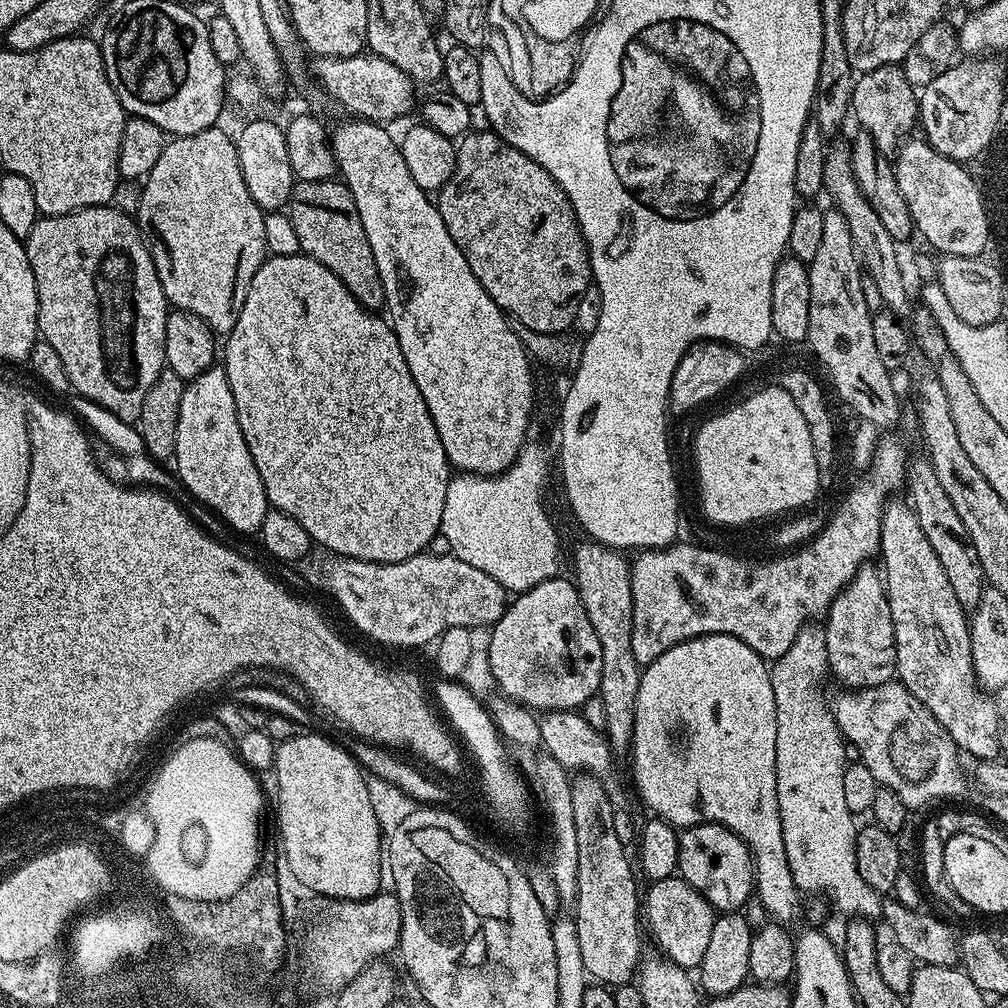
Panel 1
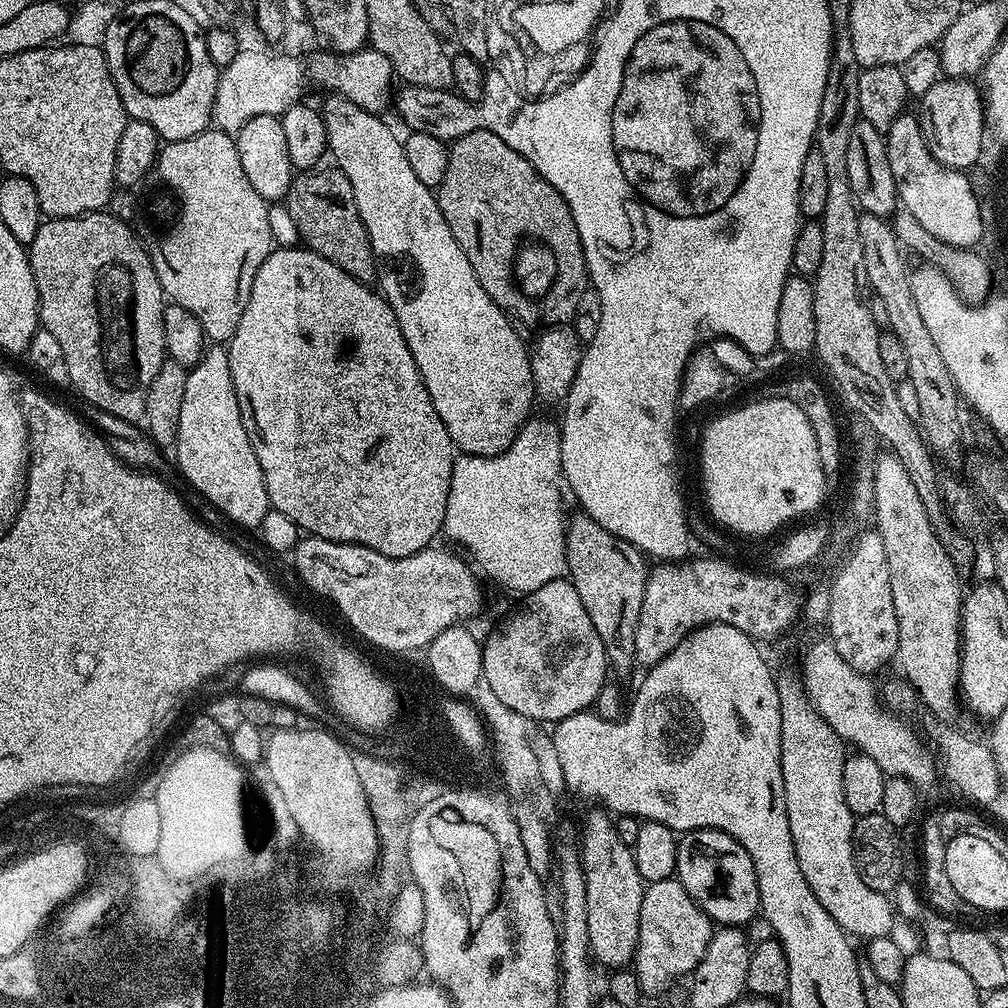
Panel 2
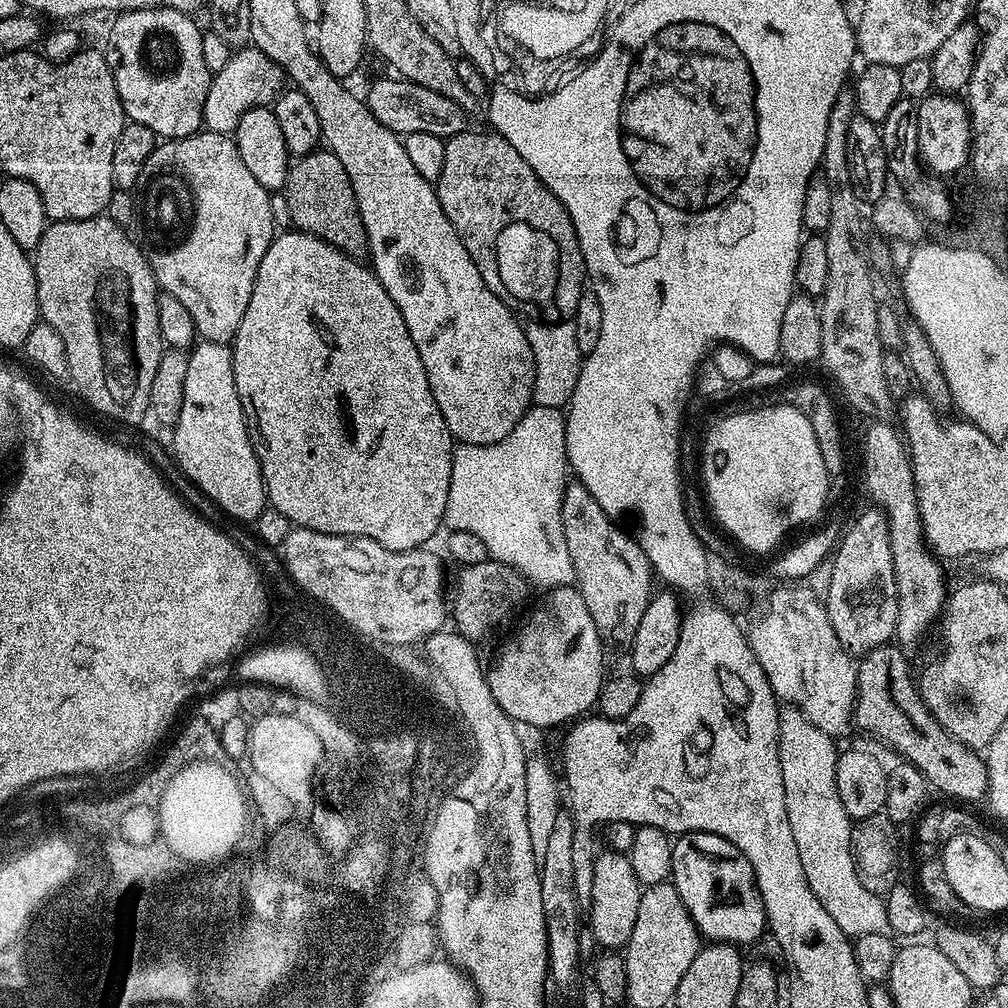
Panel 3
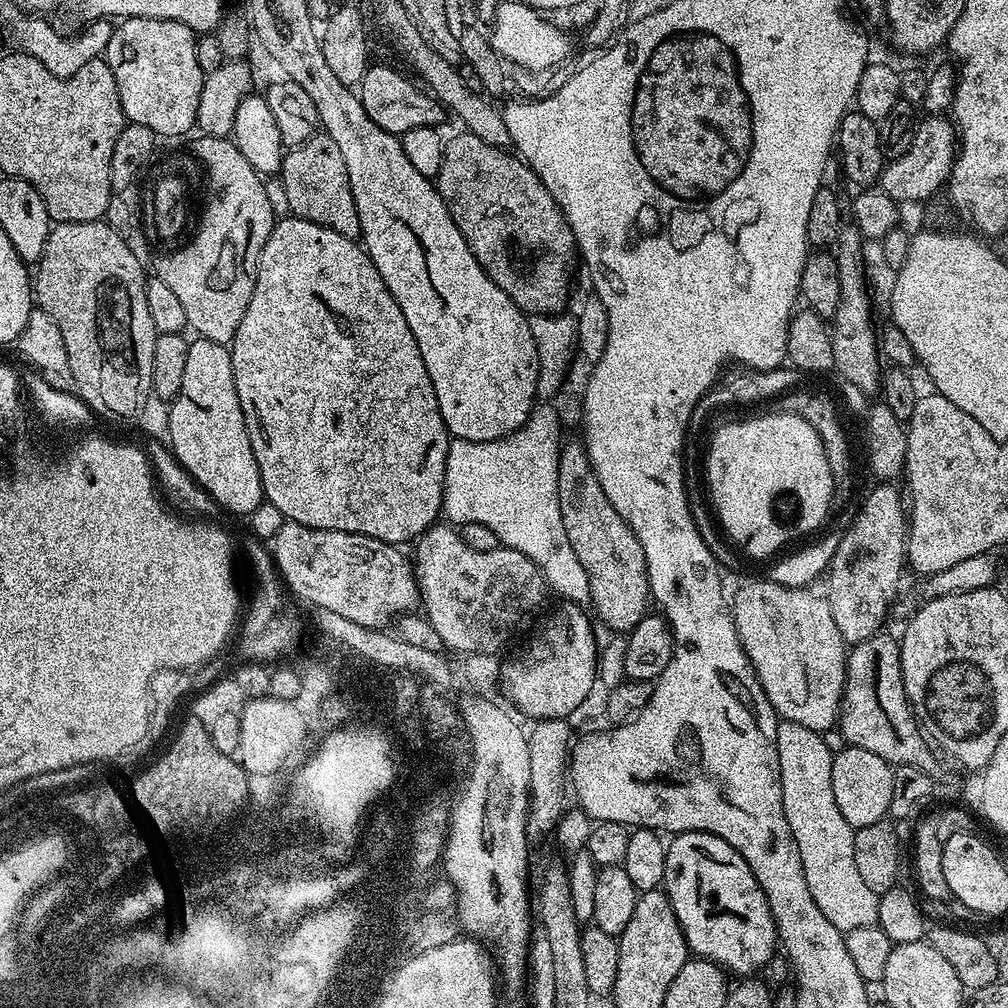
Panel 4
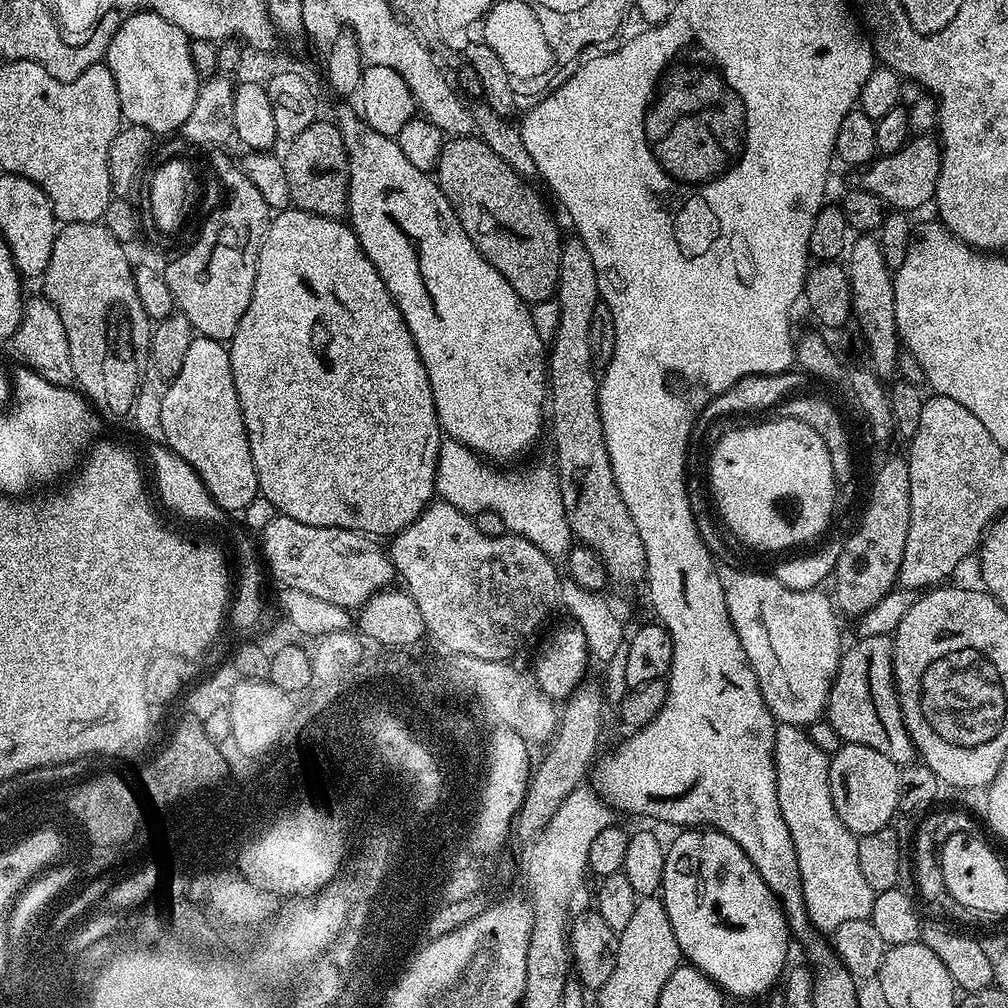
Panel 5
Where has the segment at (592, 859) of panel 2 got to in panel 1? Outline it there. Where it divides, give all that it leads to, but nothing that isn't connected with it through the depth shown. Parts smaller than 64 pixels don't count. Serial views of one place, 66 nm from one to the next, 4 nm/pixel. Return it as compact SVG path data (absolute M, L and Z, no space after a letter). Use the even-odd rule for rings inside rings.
M591 774L573 775L571 781L570 802L578 830L578 898L574 915L582 960L593 981L605 986L630 984L642 955L642 898L636 894L637 873L633 861L628 861L629 849L618 842L614 831L616 808L604 789L605 781Z

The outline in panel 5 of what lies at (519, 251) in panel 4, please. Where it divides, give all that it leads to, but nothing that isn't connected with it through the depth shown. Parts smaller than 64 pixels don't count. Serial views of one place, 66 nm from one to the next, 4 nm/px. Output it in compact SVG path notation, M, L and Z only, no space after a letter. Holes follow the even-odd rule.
M471 134L445 139L434 179L454 206L470 242L514 286L521 300L534 305L557 295L562 235L543 198L525 177L502 162L484 140Z

